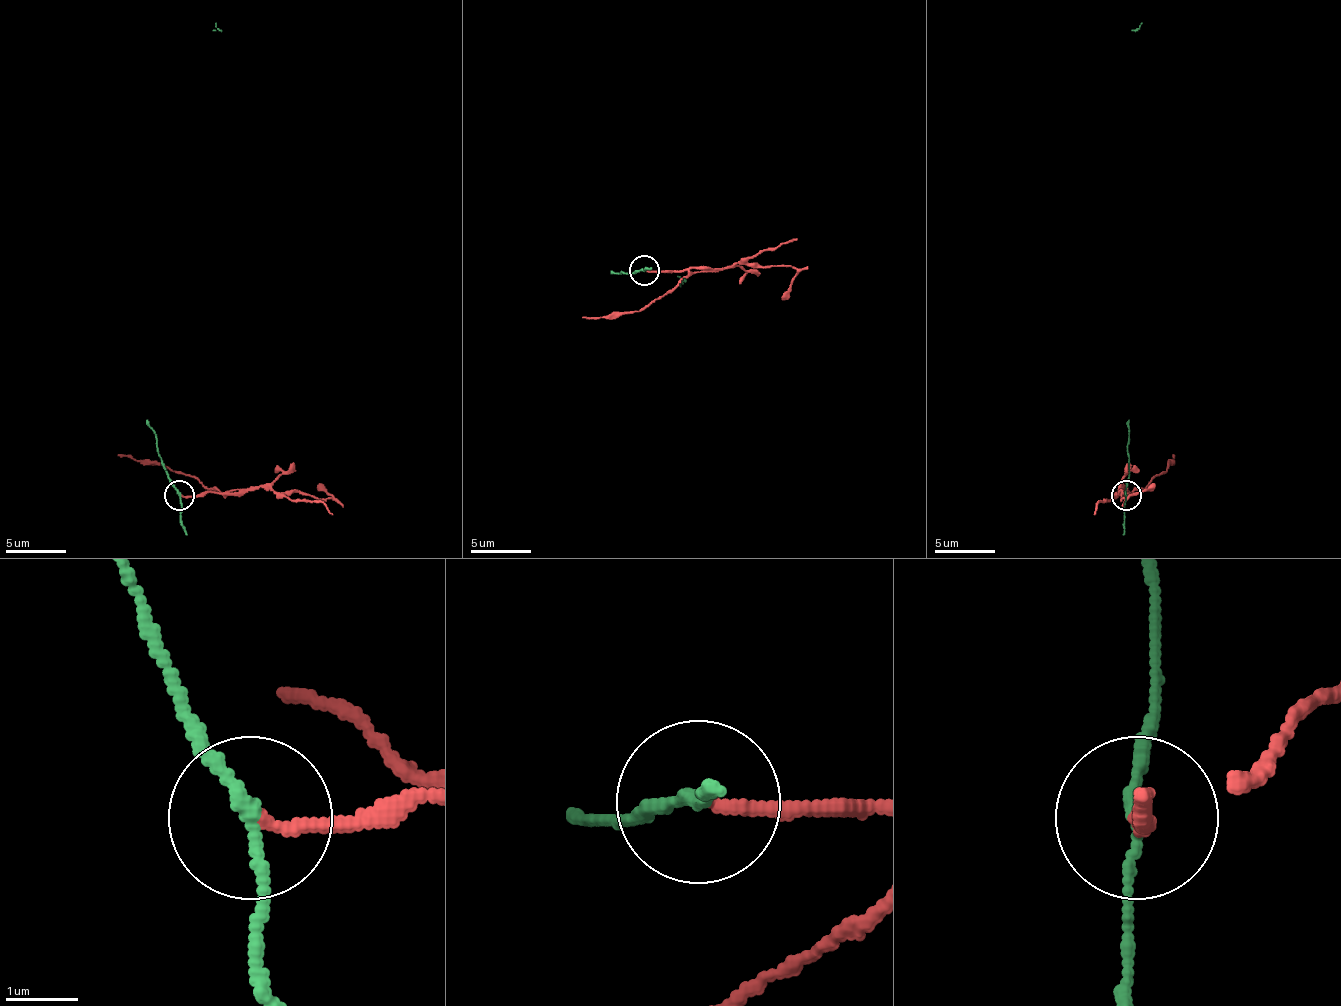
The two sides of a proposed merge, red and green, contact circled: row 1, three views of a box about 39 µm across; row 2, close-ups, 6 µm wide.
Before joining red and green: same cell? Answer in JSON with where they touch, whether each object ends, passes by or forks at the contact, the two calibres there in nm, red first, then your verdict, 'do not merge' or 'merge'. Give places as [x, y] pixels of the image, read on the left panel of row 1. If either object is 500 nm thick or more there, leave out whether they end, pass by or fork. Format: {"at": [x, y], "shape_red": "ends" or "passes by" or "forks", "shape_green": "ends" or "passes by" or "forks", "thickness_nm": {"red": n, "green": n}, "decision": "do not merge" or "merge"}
{"at": [179, 495], "shape_red": "ends", "shape_green": "passes by", "thickness_nm": {"red": 160, "green": 150}, "decision": "do not merge"}

